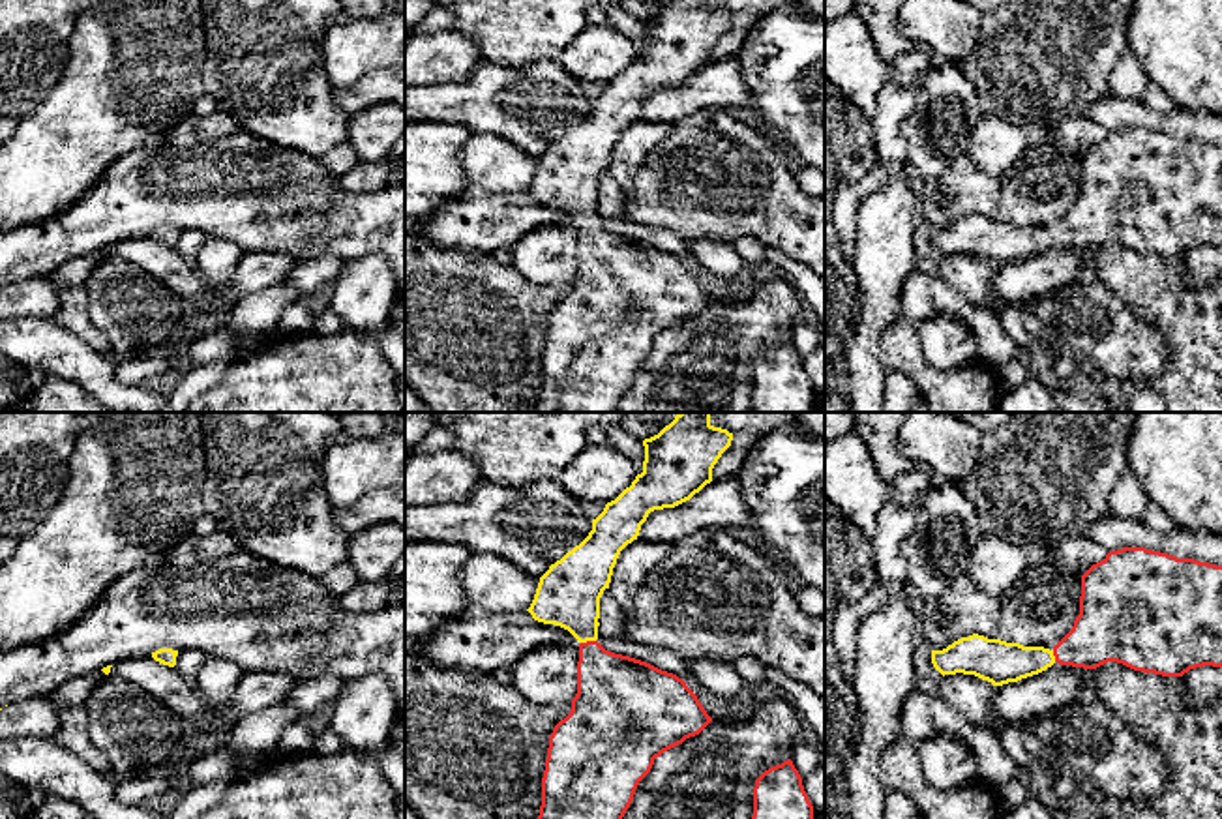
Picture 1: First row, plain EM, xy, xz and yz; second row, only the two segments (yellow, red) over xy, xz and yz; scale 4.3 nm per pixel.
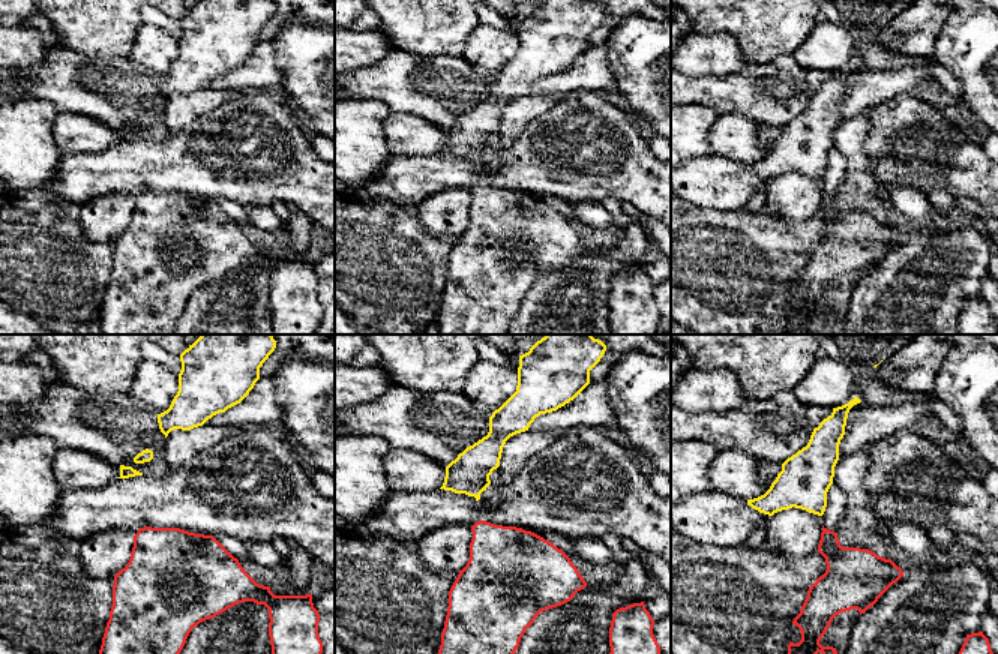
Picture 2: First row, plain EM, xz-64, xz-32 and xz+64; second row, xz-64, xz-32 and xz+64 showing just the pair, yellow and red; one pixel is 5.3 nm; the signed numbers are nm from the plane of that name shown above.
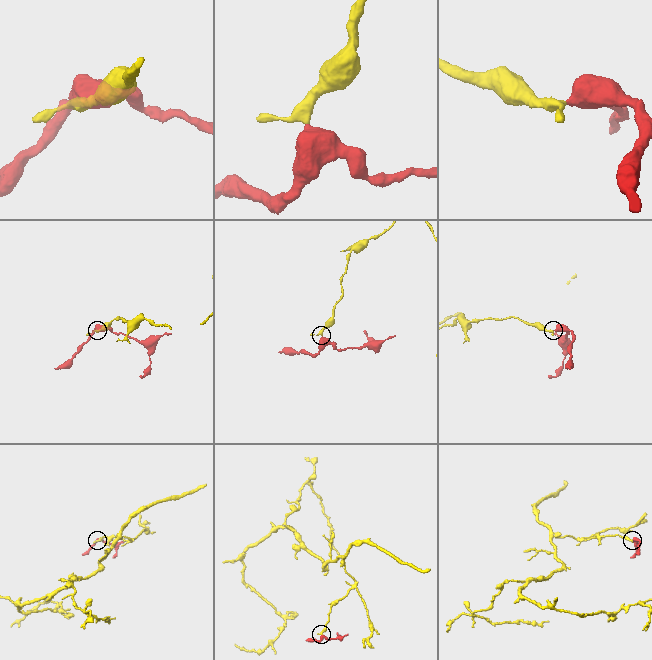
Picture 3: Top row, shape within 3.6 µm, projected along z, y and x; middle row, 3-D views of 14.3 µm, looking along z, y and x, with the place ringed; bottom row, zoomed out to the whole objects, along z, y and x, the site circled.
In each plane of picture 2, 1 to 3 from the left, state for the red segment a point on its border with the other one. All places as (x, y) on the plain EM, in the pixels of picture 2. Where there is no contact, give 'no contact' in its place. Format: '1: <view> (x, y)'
1: no contact
2: no contact
3: no contact

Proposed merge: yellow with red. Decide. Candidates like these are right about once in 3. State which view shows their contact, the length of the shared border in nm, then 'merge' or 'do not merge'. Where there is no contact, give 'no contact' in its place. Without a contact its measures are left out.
xz | 70 nm | merge

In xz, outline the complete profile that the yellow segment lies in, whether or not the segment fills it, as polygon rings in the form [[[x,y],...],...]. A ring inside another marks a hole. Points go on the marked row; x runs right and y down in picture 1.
[[[678,412],[658,435],[645,439],[643,472],[592,519],[589,536],[540,577],[527,611],[538,622],[568,630],[581,645],[572,710],[549,737],[538,819],[622,819],[654,759],[712,722],[682,678],[609,652],[596,641],[600,598],[620,551],[637,540],[650,512],[675,508],[710,484],[714,465],[731,446],[733,433],[714,427],[710,414]]]

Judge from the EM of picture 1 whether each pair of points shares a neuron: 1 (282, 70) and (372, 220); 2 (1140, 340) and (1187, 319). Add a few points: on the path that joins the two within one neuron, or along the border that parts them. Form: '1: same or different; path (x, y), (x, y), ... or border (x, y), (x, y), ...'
1: different; border (278, 145), (319, 160)
2: different; border (1125, 304), (1166, 340), (1168, 368), (1162, 373)

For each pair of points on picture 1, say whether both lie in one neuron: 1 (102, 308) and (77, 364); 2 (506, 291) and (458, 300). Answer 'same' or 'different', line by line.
1: different
2: same

